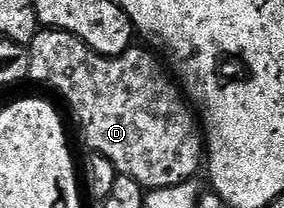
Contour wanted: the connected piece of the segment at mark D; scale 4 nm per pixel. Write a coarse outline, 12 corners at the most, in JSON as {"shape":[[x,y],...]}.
{"shape":[[37,30],[28,79],[148,191],[201,174],[206,140],[165,64]]}

